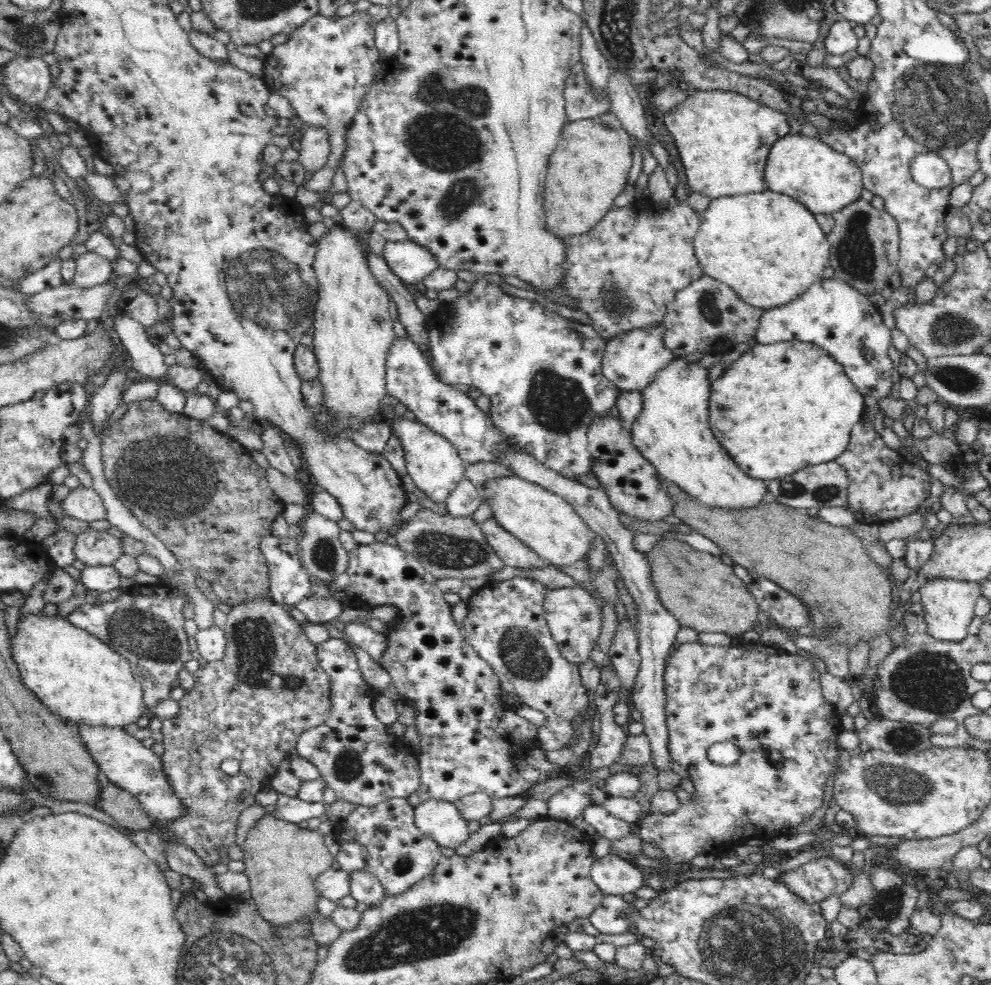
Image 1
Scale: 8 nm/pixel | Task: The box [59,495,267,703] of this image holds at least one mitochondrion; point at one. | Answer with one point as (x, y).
(142, 635)

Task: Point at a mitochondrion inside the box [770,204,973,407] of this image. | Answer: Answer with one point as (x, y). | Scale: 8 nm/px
(856, 254)

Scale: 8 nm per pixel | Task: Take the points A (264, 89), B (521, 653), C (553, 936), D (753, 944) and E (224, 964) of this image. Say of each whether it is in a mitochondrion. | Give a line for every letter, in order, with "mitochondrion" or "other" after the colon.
A: other
B: mitochondrion
C: other
D: mitochondrion
E: mitochondrion

